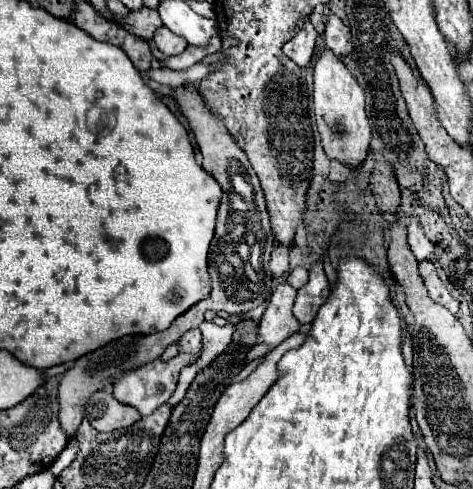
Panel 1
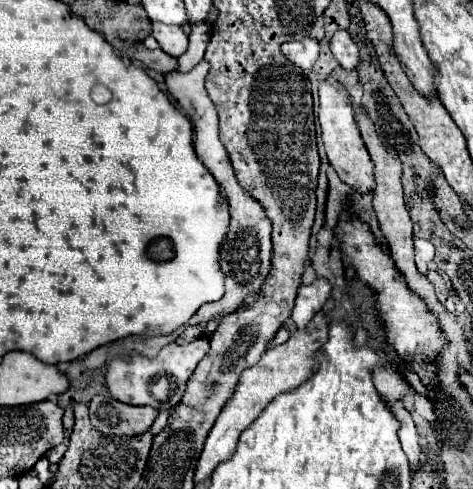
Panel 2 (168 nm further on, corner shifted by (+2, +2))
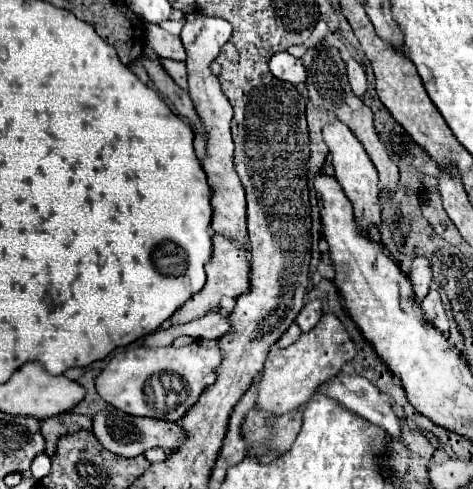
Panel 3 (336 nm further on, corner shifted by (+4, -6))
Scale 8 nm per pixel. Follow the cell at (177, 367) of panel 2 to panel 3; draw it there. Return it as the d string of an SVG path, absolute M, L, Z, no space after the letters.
M196 340L182 348L136 346L124 354L112 356L108 366L96 378L96 390L108 404L126 414L176 422L196 404L200 392L214 384L220 360L216 340Z

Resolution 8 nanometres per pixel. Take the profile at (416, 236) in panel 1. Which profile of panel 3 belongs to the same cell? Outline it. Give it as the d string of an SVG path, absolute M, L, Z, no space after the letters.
M416 256L412 262L412 270L408 276L414 284L414 294L416 300L420 302L428 290L430 290L430 282L432 282L432 268L430 268L430 260L426 260L426 256Z

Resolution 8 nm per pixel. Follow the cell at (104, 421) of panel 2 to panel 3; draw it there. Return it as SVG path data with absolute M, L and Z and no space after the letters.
M108 406L106 410L98 412L92 420L92 432L98 438L102 446L106 446L110 452L134 458L138 454L144 454L148 448L160 446L166 452L172 452L180 438L182 438L182 428L176 422L166 422L166 420L156 420L156 418L140 418L140 416L130 416L118 408Z

